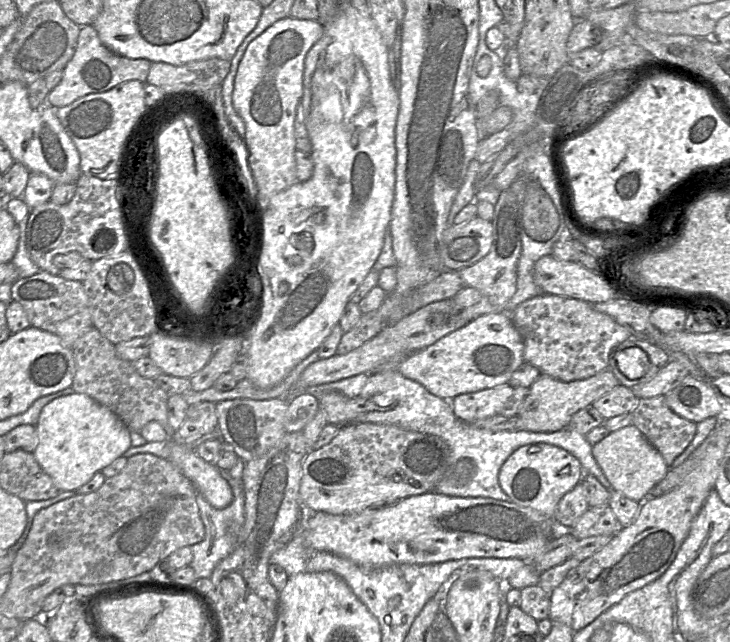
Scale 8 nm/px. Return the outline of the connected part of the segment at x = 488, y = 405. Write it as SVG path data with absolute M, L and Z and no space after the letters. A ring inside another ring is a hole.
M509 383L473 393L464 393L451 400L454 415L461 421L476 421L499 415L502 407L514 394Z

